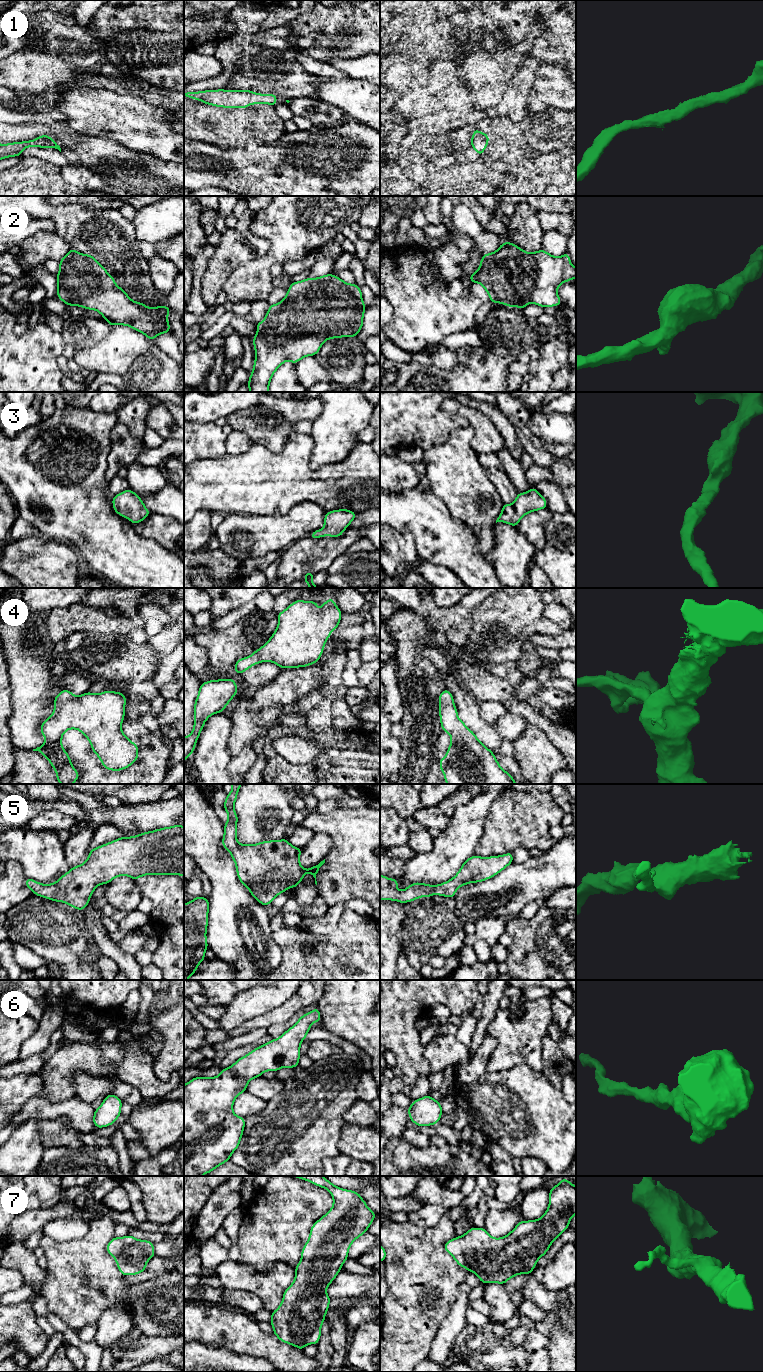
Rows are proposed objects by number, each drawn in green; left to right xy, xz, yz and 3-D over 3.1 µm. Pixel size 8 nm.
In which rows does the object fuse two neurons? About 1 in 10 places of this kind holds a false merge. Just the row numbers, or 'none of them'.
none of them

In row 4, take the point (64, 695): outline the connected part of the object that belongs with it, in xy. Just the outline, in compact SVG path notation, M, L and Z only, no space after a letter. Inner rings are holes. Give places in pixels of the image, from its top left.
M63 689L54 699L54 712L40 727L45 743L33 751L41 752L51 763L60 784L73 784L78 780L79 772L72 766L68 753L63 749L62 736L69 729L77 729L89 740L93 752L107 770L120 771L128 768L137 761L139 748L121 729L125 704L126 696L120 692L103 691L93 694L88 691L75 696L71 691Z

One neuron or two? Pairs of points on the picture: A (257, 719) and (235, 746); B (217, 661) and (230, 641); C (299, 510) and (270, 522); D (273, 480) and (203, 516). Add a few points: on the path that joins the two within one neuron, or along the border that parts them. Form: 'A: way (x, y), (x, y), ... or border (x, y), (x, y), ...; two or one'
A: way (250, 726), (238, 739); one
B: way (220, 656), (226, 646); one
C: way (292, 517), (287, 522), (277, 522); one
D: border (211, 513), (206, 510), (198, 510), (194, 515); two

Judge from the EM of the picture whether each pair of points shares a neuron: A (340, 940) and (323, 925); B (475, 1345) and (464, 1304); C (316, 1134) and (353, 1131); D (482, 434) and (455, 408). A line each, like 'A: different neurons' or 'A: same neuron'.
A: different neurons
B: different neurons
C: different neurons
D: same neuron

